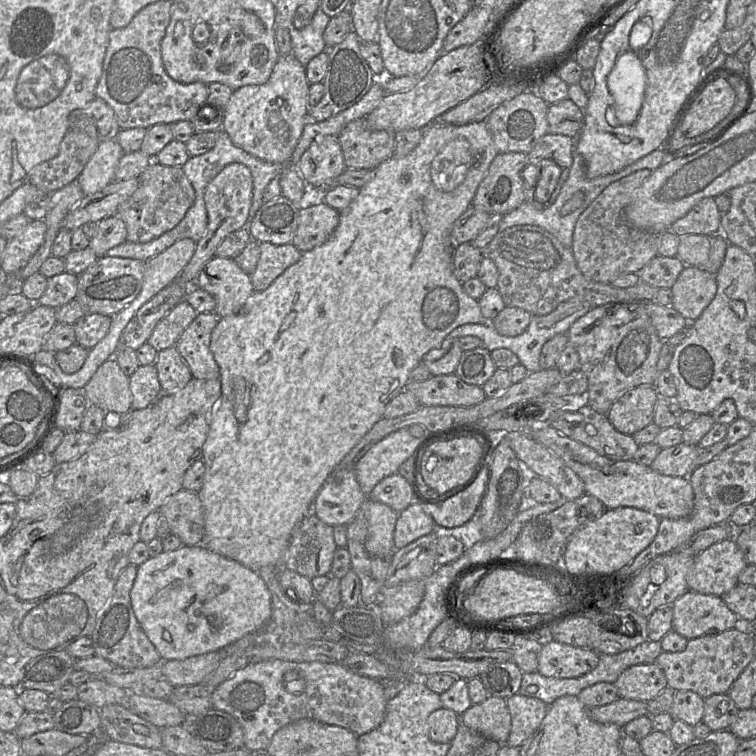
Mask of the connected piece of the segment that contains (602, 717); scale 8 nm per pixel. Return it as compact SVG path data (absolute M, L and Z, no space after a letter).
M619 698L612 703L588 709L594 721L613 723L620 727L637 717L648 715L647 702L626 698Z

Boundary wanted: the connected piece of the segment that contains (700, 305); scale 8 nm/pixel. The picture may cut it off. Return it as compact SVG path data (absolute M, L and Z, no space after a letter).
M685 266L671 287L672 307L689 323L698 319L717 293L716 274Z

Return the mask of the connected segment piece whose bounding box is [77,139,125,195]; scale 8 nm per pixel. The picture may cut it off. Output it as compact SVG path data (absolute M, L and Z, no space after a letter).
M116 139L100 142L77 178L84 195L99 192L116 181L115 172L124 155L125 152Z

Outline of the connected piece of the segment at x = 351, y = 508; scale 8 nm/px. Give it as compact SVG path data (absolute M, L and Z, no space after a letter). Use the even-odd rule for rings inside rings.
M354 468L336 469L318 492L311 513L332 527L348 525L367 497Z

